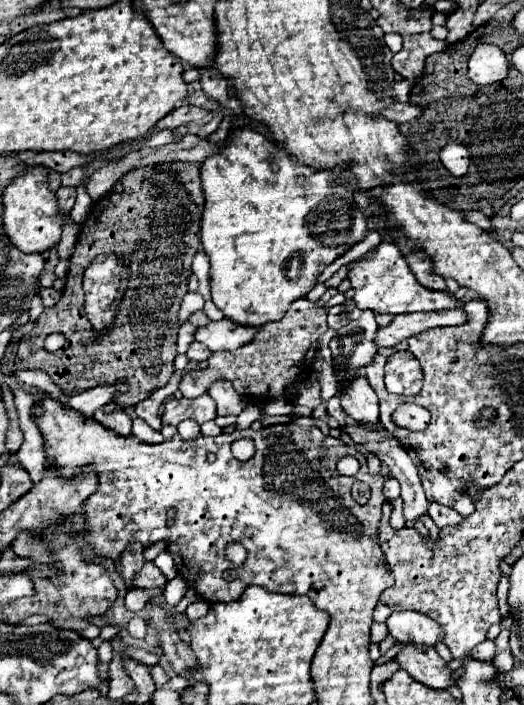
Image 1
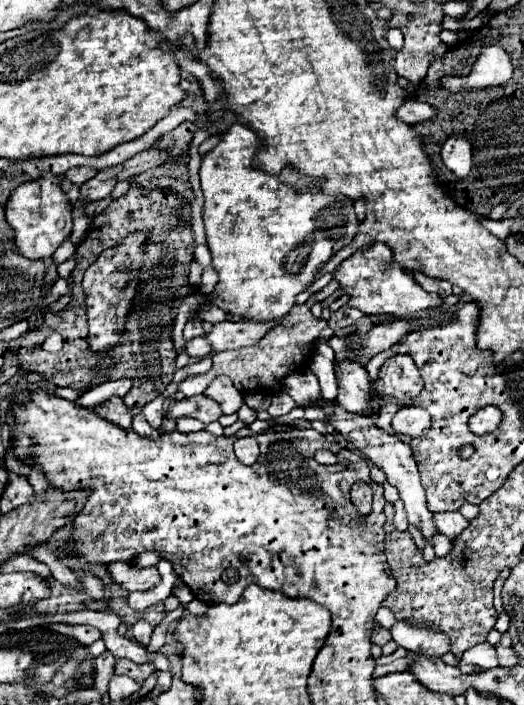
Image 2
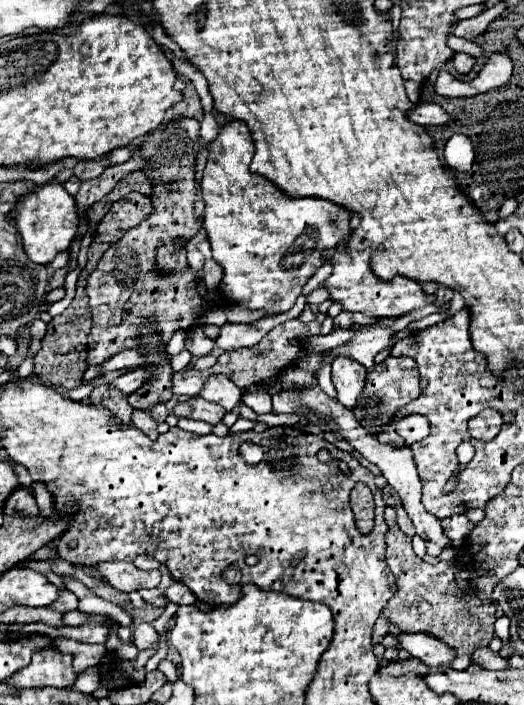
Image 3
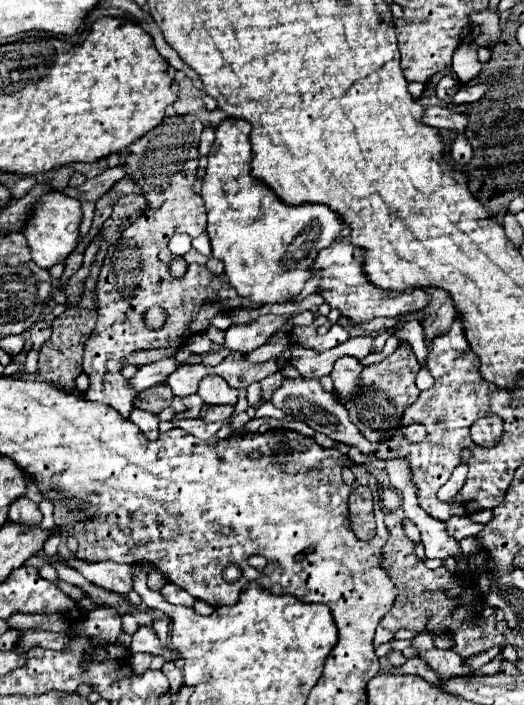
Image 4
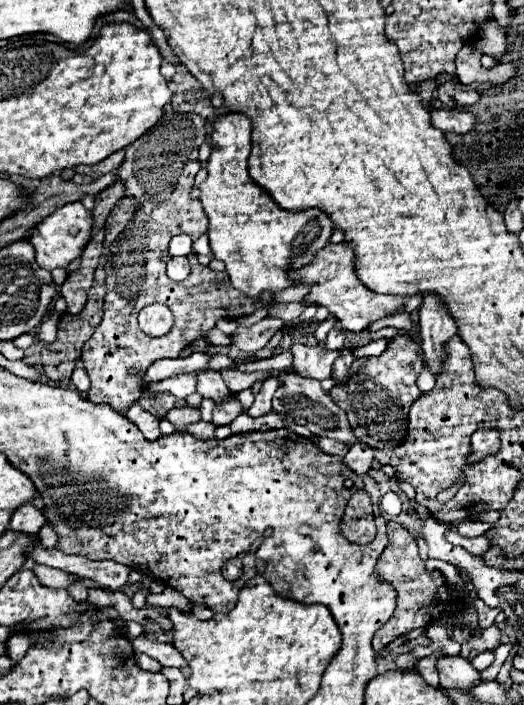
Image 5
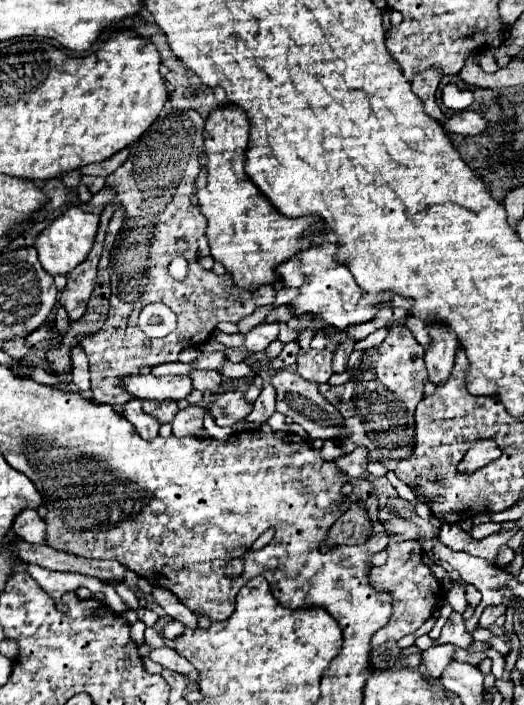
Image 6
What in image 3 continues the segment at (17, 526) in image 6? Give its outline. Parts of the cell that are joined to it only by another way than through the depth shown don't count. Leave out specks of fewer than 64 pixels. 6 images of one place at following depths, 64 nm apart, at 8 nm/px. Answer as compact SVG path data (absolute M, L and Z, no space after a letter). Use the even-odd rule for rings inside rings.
M18 488L10 500L6 502L6 514L22 514L22 516L38 516L40 510L36 506L34 496L26 488Z

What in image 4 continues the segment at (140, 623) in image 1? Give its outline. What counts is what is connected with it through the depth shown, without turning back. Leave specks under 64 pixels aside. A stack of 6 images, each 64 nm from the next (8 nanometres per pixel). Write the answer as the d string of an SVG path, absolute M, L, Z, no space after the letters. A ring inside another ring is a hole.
M142 626L142 628L132 636L130 650L132 650L132 654L136 654L136 652L146 652L146 654L152 654L152 656L162 656L164 662L174 662L174 660L178 658L170 648L162 646L160 640L158 640L158 636L154 634L154 630L152 630L152 628L146 628L146 626Z

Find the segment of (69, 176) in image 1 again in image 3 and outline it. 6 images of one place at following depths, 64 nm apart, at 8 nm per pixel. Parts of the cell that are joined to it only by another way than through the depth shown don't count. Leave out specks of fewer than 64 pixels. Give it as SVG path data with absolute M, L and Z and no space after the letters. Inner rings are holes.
M100 158L100 160L92 160L92 162L78 162L74 168L74 176L78 176L84 182L88 178L96 178L108 166L112 166L112 162L108 158L104 158L104 160Z

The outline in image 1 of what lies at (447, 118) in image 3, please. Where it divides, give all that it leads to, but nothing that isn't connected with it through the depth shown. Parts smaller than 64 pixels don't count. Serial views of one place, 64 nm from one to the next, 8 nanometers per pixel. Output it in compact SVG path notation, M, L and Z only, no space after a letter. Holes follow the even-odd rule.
M406 102L406 104L392 104L386 112L384 112L384 116L388 118L388 120L394 120L394 122L410 122L410 120L414 120L414 118L418 118L418 116L422 116L422 108L420 106L416 106L416 104L410 104L410 102Z

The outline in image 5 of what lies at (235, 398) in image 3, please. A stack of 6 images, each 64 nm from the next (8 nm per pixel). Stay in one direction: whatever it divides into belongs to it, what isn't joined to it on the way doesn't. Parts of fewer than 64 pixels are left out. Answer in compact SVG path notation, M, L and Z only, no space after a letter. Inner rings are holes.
M204 370L198 374L198 384L196 384L196 390L204 396L204 398L210 398L214 400L216 404L220 400L230 400L234 394L228 390L228 386L224 384L220 372L214 372L214 370Z

